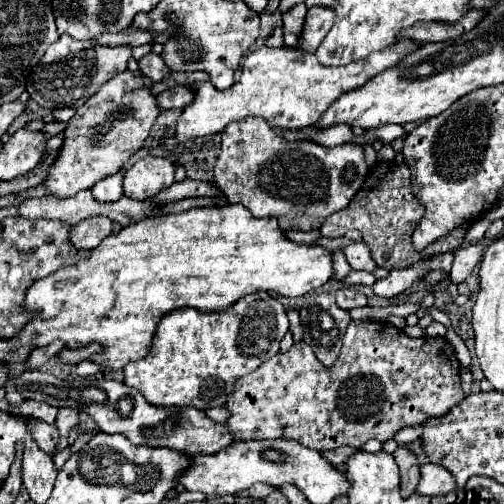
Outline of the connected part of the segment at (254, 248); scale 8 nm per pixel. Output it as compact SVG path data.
M227 204L227 206L213 206L213 208L191 208L191 210L181 212L181 214L167 214L167 216L157 216L157 218L145 218L143 222L129 224L119 234L111 234L105 240L101 240L101 244L95 246L95 248L91 248L89 256L83 258L83 260L79 260L77 264L63 266L57 272L53 272L53 274L49 274L45 278L35 280L25 290L25 306L23 306L23 310L27 314L31 314L33 318L37 316L37 328L21 328L19 334L7 338L5 342L11 348L25 346L25 344L33 344L37 348L37 346L47 346L53 340L63 340L67 344L67 348L71 348L71 350L85 348L85 346L89 346L89 344L95 342L95 344L101 346L101 352L93 354L91 362L99 364L105 370L115 372L115 370L121 370L127 362L143 358L147 354L147 350L151 346L151 340L153 340L153 334L155 334L155 328L157 328L161 316L167 314L167 312L171 312L171 310L177 310L177 308L199 308L201 312L227 310L233 302L237 302L245 294L251 294L253 290L267 290L271 294L281 294L281 296L301 296L301 294L307 294L309 290L315 290L315 288L323 286L331 278L331 274L333 274L331 254L327 250L323 250L321 246L307 246L307 244L295 244L295 242L285 240L285 236L281 232L281 228L277 226L275 218L255 218L243 204Z

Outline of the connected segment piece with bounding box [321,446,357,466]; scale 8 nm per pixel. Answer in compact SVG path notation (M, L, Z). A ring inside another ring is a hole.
M341 446L337 450L329 450L329 452L321 452L321 456L325 456L329 462L333 462L333 466L343 466L349 456L353 456L357 450L351 446Z

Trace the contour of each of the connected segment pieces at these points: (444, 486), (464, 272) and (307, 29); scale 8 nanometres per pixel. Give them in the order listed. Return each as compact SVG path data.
M421 464L421 482L417 486L419 494L425 494L429 498L439 498L439 496L447 496L449 492L457 492L457 484L453 474L449 474L449 470L445 470L443 466L435 466L435 464Z
M477 242L477 244L465 244L465 246L461 246L459 252L455 254L449 280L451 280L453 284L463 282L463 280L473 272L473 268L477 266L477 260L479 260L481 256L483 256L483 246L481 246L479 242Z
M313 6L307 10L305 26L303 26L303 38L301 38L301 48L315 52L319 42L327 36L335 20L335 14L327 6Z

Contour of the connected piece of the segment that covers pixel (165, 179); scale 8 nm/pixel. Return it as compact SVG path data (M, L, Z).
M147 156L143 160L137 160L125 172L125 180L123 180L125 196L133 200L147 200L157 192L169 188L175 182L173 174L175 174L175 166L167 158Z

